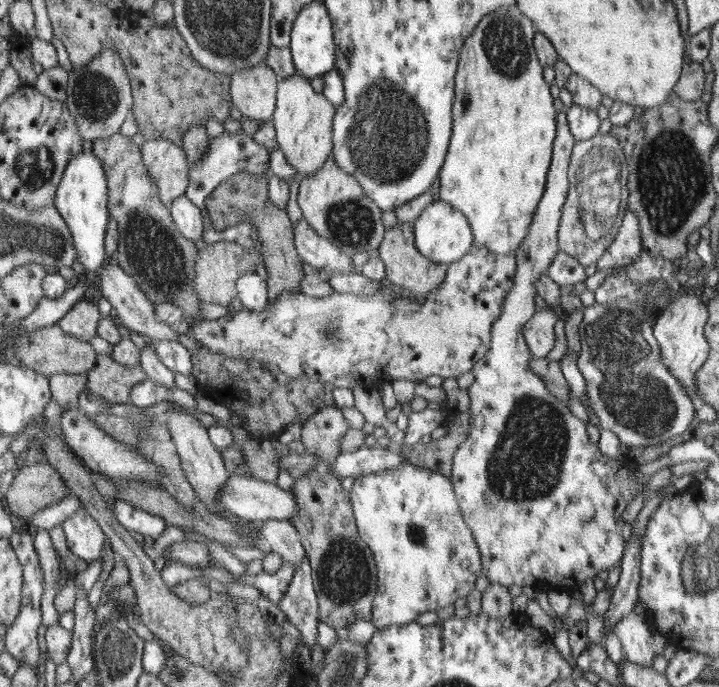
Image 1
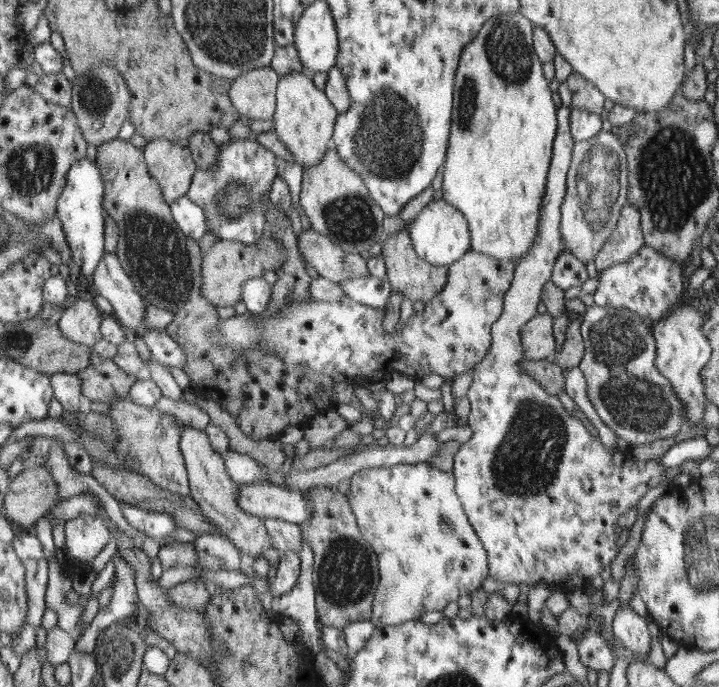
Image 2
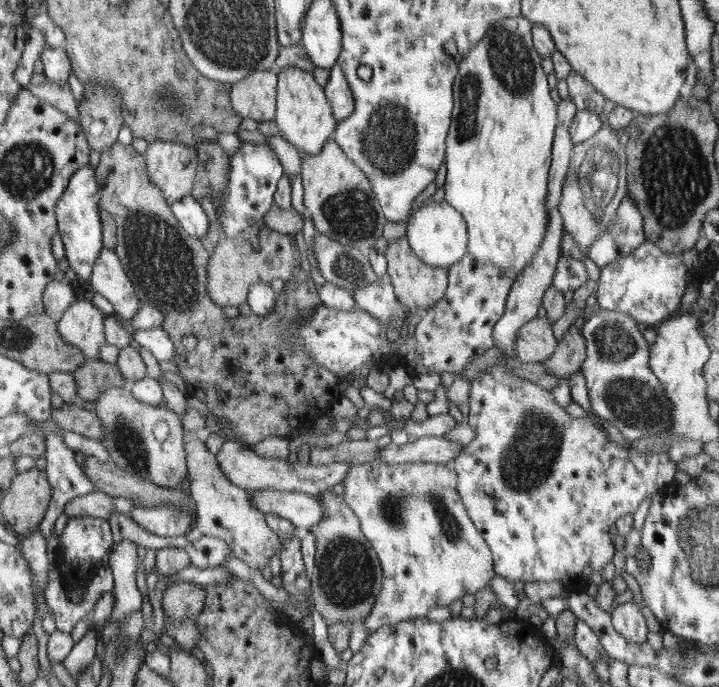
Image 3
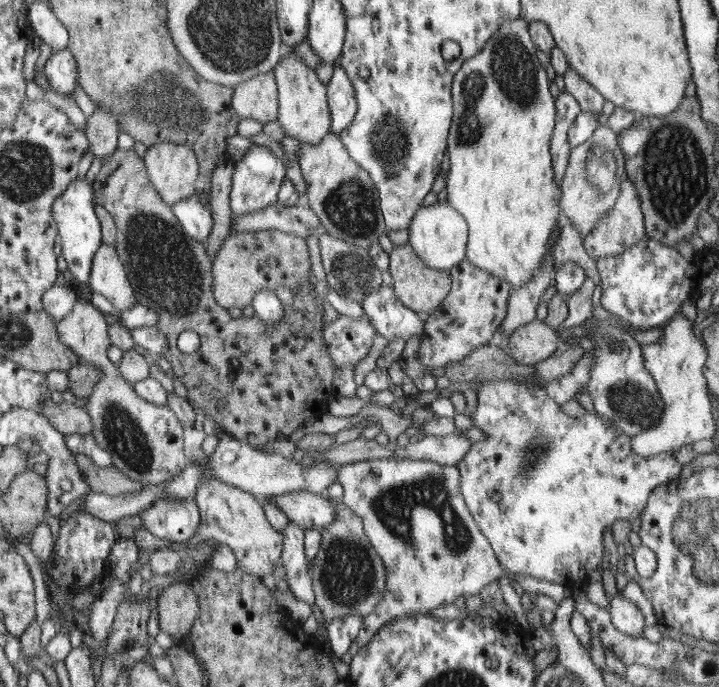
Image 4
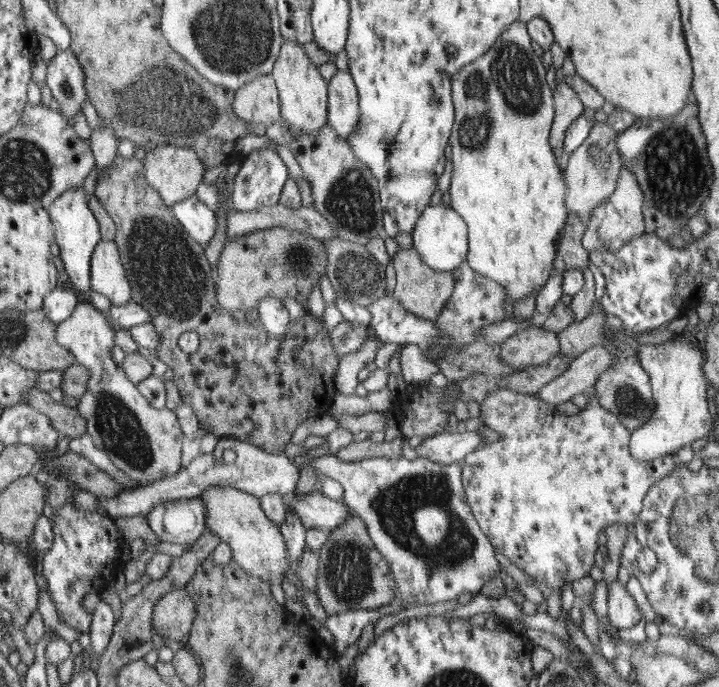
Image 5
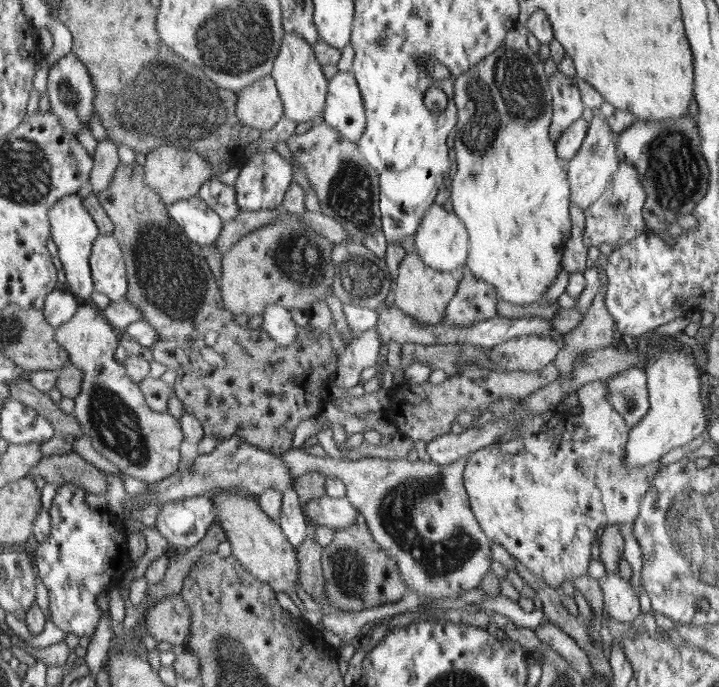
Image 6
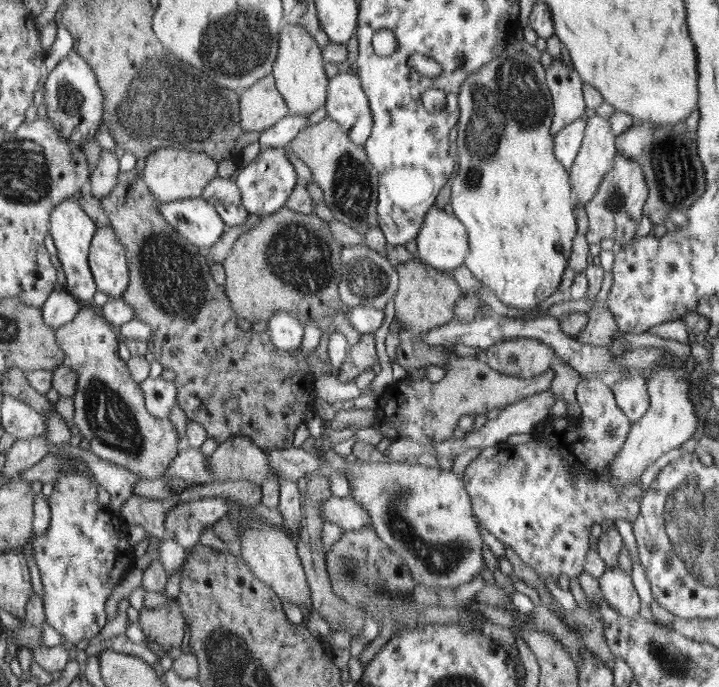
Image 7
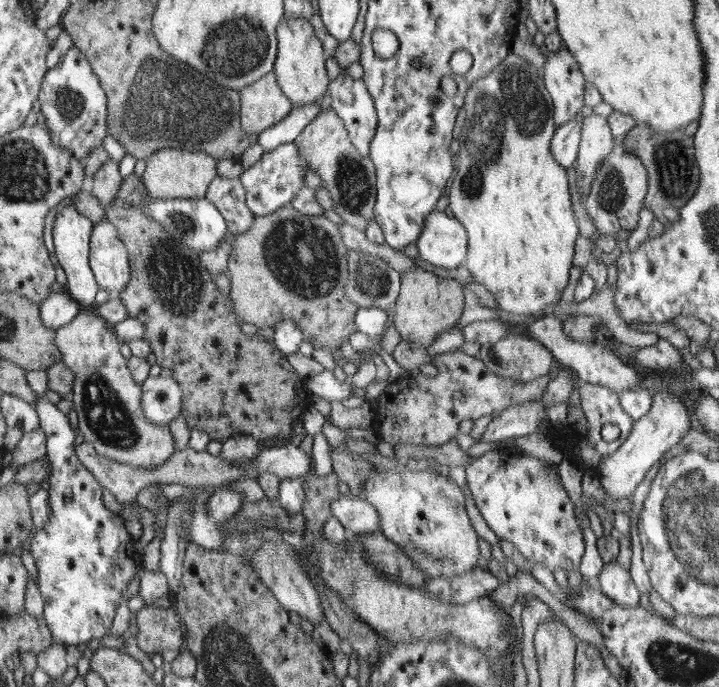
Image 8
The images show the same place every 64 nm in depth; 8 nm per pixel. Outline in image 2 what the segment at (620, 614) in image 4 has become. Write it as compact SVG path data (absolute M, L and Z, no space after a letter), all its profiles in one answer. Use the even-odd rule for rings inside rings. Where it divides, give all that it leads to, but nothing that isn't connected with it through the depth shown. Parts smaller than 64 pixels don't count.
M630 606L617 610L612 622L613 634L622 640L634 657L649 656L651 640L646 618L638 615Z

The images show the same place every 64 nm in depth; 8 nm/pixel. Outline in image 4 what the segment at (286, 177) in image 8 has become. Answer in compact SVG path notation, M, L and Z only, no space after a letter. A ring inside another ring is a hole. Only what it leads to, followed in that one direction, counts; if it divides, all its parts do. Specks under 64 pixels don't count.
M252 145L248 151L242 156L241 160L234 162L233 176L231 179L230 191L230 210L233 216L244 216L256 211L262 211L271 204L278 202L279 191L282 188L282 183L285 180L286 165L265 145Z

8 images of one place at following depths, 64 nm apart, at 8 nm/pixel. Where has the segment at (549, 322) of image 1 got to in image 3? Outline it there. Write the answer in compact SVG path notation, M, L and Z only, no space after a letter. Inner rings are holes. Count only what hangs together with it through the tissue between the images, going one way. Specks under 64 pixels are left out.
M548 317L532 319L523 324L516 339L515 358L520 363L537 363L546 360L556 350L558 341Z

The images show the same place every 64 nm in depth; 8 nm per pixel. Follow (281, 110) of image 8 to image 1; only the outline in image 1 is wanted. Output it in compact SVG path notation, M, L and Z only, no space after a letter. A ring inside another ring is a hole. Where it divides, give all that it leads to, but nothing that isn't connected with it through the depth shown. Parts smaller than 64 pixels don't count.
M262 63L230 77L231 102L241 114L254 120L271 120L278 104L278 74Z

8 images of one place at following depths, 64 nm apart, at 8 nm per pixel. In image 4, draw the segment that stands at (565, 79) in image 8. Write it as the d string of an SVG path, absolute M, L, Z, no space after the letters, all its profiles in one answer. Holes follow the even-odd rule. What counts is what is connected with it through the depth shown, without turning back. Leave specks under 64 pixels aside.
M560 90L555 100L556 124L554 126L550 150L552 156L553 180L556 185L563 182L568 160L570 158L570 143L568 143L568 130L574 119L580 113L578 101L566 90Z

